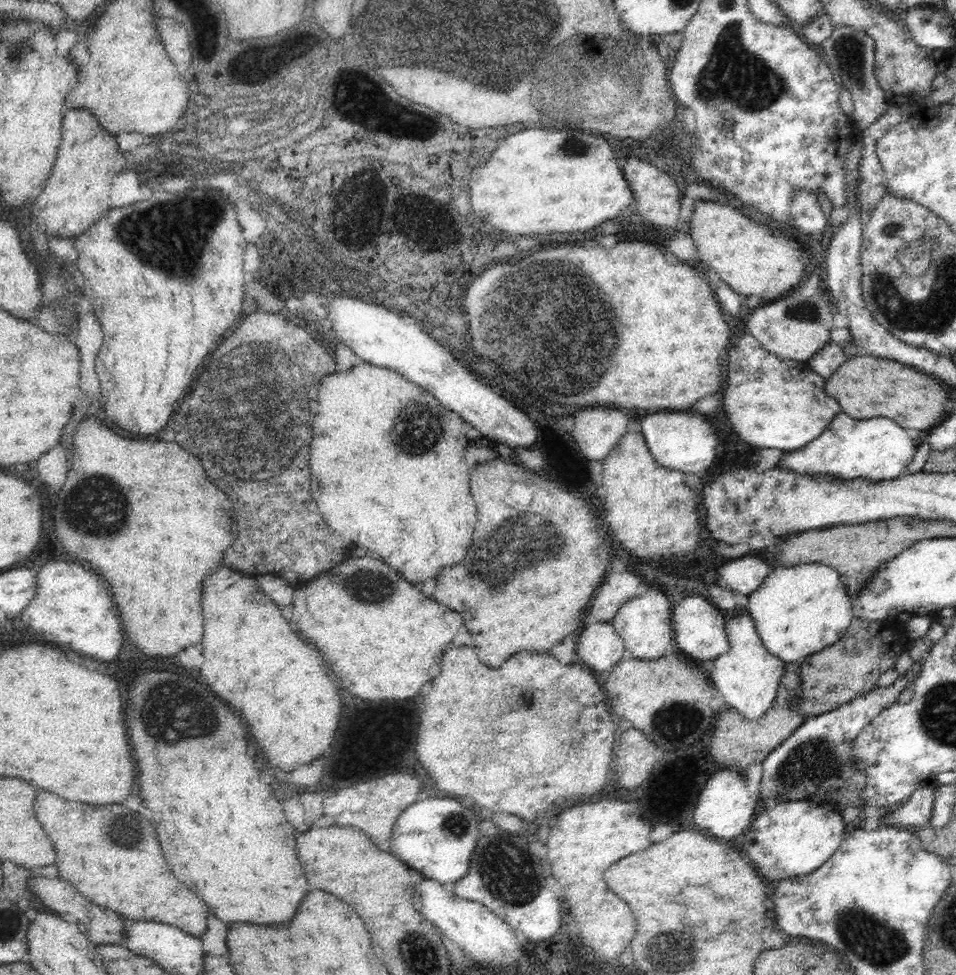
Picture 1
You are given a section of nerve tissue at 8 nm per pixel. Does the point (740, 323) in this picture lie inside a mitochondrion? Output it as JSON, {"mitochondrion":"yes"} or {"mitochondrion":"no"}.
{"mitochondrion":"no"}

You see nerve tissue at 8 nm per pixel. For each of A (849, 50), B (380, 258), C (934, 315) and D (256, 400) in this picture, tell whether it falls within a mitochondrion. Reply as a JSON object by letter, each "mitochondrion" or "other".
{"A":"mitochondrion","B":"other","C":"mitochondrion","D":"mitochondrion"}

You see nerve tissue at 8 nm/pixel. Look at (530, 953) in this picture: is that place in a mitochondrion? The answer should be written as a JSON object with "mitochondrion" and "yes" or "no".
{"mitochondrion":"no"}

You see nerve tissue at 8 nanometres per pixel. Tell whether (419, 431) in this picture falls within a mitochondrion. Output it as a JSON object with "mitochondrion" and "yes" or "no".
{"mitochondrion":"yes"}

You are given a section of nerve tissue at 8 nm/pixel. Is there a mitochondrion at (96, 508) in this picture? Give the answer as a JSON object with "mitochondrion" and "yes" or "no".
{"mitochondrion":"yes"}

